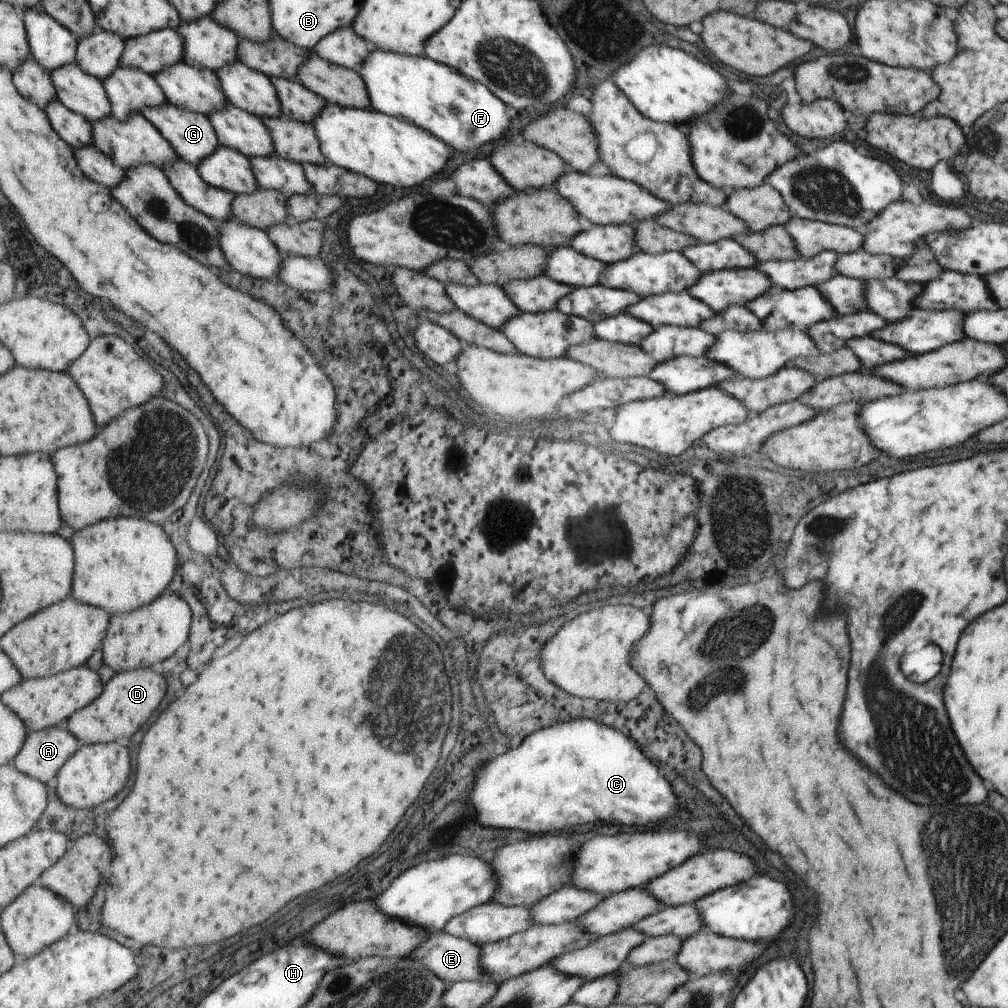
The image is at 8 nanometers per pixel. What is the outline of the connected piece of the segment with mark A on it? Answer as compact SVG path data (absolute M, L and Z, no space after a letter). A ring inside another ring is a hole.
M68 722L56 726L55 729L30 732L27 745L15 760L16 764L24 774L31 774L42 782L50 782L58 777L60 771L71 761L71 758L83 747L84 743L69 729Z

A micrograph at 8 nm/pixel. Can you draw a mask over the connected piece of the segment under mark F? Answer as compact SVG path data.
M373 50L357 73L363 76L367 85L371 107L431 131L454 150L466 152L484 142L496 140L508 128L510 120L504 112L502 100L498 100L485 84L426 55L412 56Z

